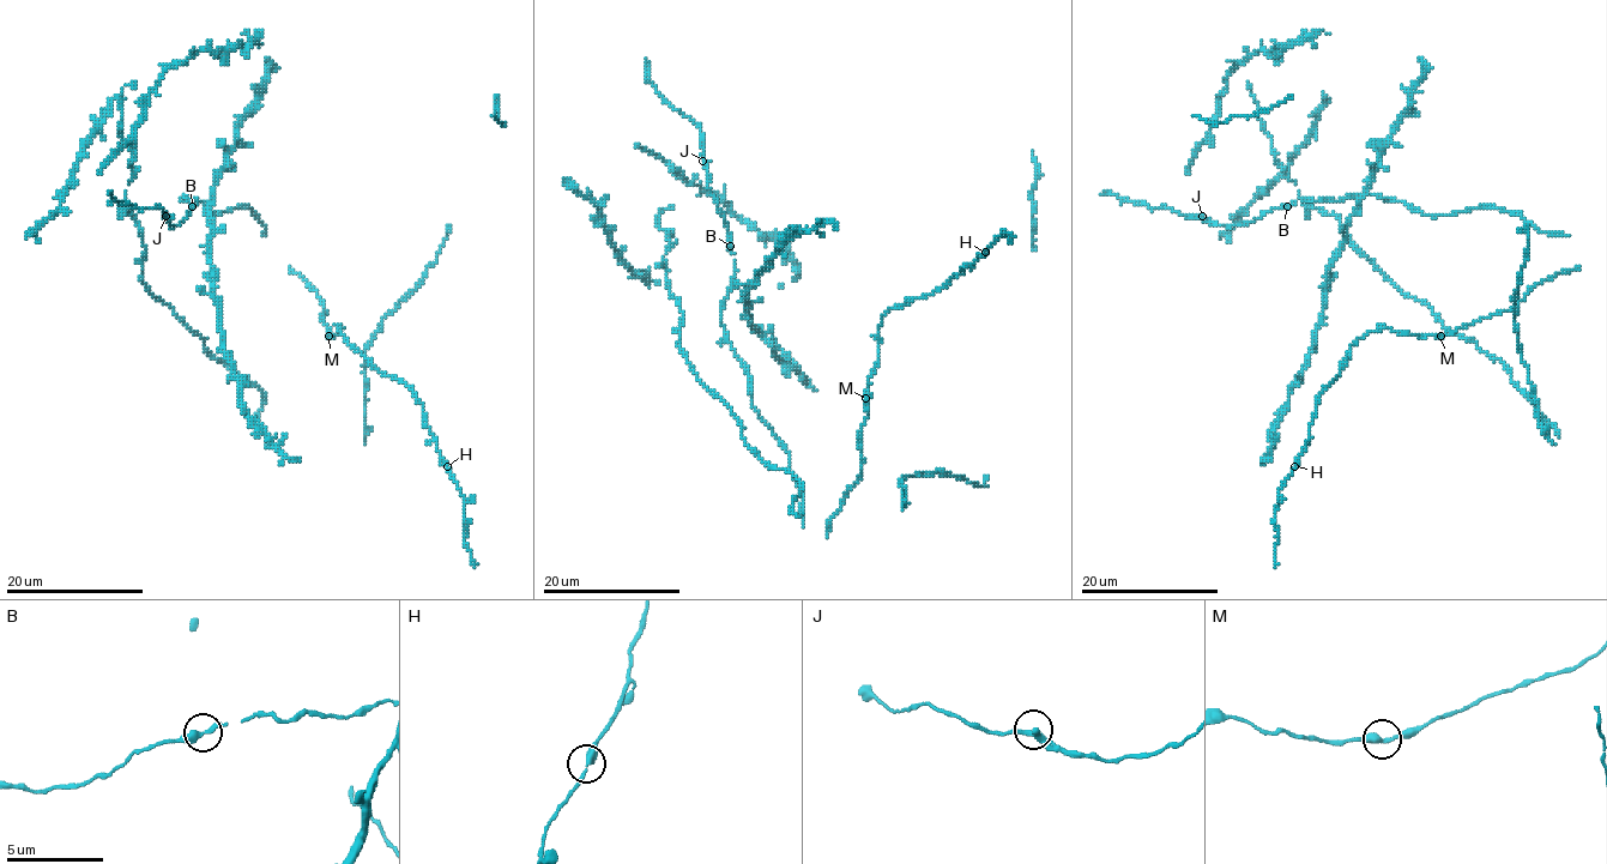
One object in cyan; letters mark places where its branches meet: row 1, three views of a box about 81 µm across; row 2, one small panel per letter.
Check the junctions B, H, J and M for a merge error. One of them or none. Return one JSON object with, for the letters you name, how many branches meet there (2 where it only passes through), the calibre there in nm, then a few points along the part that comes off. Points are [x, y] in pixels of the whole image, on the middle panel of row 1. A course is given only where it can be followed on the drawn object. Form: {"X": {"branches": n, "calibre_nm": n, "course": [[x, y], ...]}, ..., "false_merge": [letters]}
{"false_merge": []}

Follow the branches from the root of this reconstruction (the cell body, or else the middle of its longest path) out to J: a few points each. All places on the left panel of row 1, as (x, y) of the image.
J: (194, 200), (198, 203), (179, 224), (170, 227), (165, 216)

